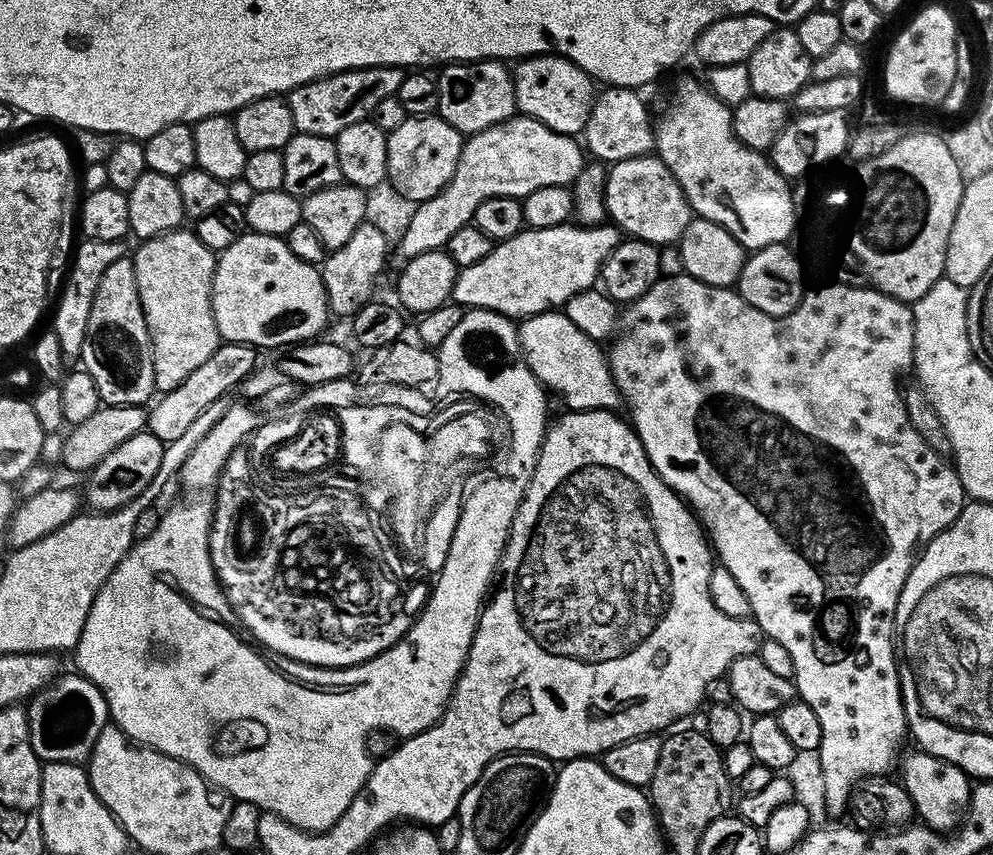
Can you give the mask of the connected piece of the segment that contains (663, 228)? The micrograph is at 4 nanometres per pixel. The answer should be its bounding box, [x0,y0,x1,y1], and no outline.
[604,154,694,246]

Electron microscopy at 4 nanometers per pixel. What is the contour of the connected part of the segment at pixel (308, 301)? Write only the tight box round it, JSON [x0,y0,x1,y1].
[212,231,330,350]

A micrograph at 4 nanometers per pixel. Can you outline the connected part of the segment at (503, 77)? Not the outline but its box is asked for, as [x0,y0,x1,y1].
[435,60,517,137]

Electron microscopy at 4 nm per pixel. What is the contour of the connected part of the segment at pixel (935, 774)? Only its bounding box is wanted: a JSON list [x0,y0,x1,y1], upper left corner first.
[902,750,974,834]

